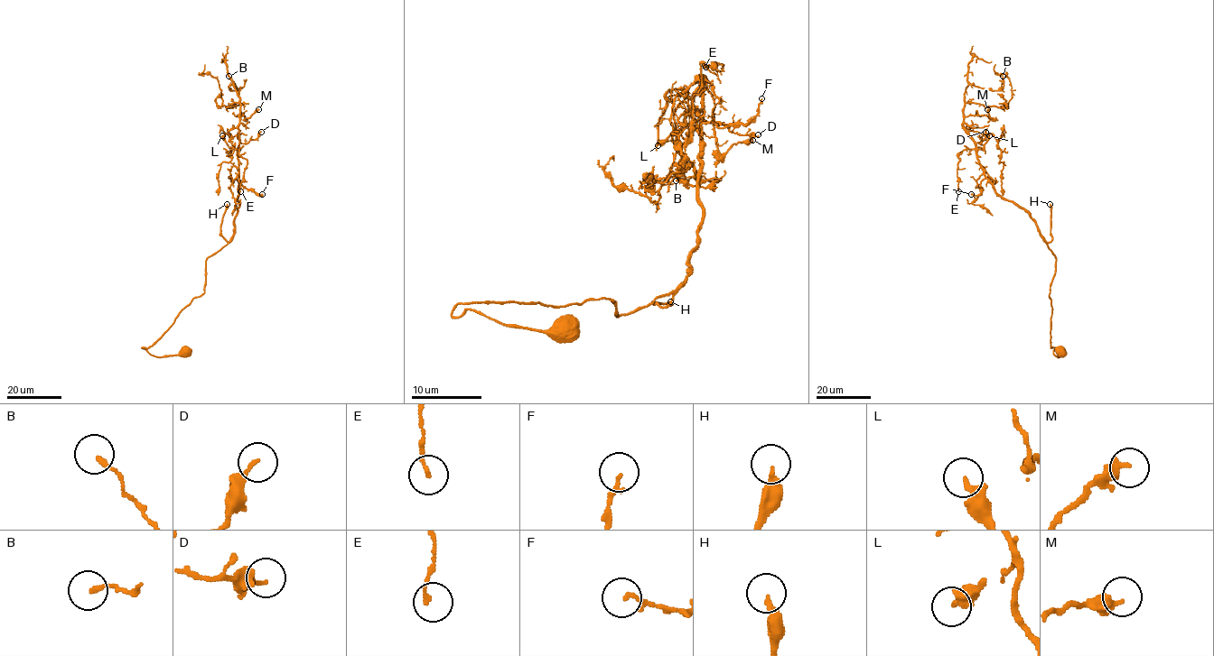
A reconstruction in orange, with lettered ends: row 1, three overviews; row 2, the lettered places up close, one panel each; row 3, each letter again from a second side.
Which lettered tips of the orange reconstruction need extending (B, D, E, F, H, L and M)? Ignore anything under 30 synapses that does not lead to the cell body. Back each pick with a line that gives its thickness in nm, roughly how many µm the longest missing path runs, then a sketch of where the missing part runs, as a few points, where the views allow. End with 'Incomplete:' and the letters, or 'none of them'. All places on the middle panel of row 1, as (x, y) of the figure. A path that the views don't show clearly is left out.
H: 280 nm | 110 µm | (670, 301), (654, 301), (616, 166), (633, 145), (621, 175), (584, 198), (534, 168), (452, 218)
Incomplete: H

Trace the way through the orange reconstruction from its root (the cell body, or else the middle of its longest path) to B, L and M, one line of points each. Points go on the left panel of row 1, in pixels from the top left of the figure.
B: (184, 353), (155, 357), (141, 347), (150, 347), (204, 292), (205, 260), (233, 234), (240, 104), (228, 76)
L: (184, 353), (155, 357), (141, 347), (150, 347), (204, 292), (205, 260), (233, 234), (238, 151), (222, 135)
M: (184, 353), (155, 357), (141, 347), (150, 347), (204, 292), (205, 260), (233, 234), (239, 118), (258, 109)

